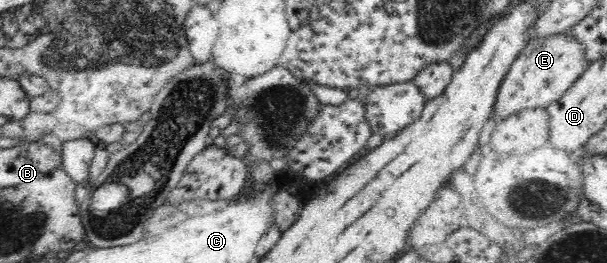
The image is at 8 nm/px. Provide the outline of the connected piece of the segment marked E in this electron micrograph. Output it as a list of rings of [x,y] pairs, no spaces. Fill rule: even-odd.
[[[569,29],[529,41],[503,78],[493,106],[491,124],[518,110],[545,108],[550,102],[559,100],[583,76],[590,62],[583,41],[579,41]]]

